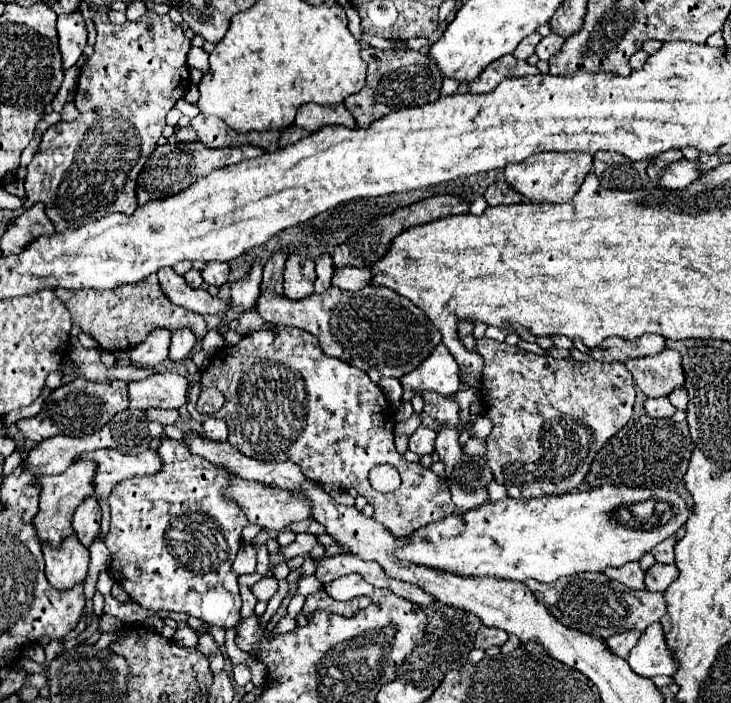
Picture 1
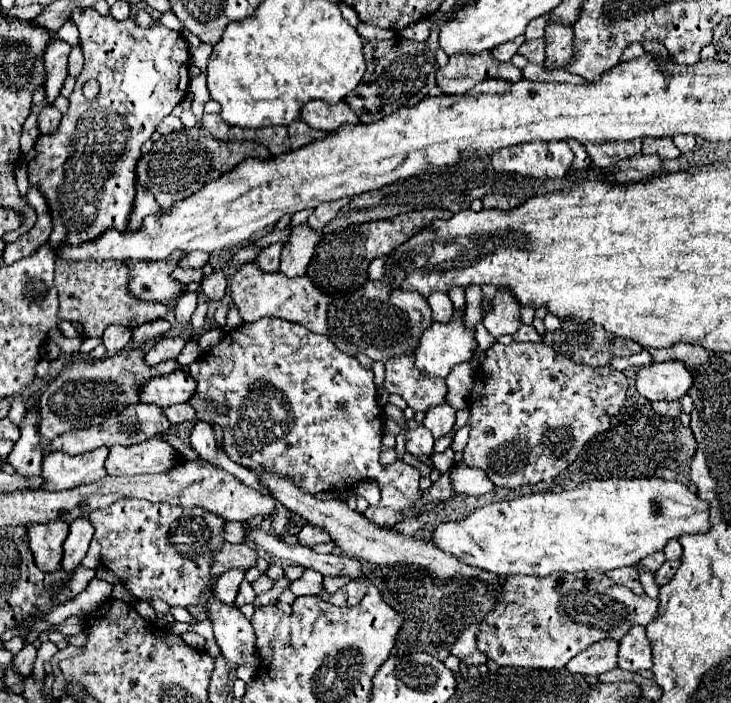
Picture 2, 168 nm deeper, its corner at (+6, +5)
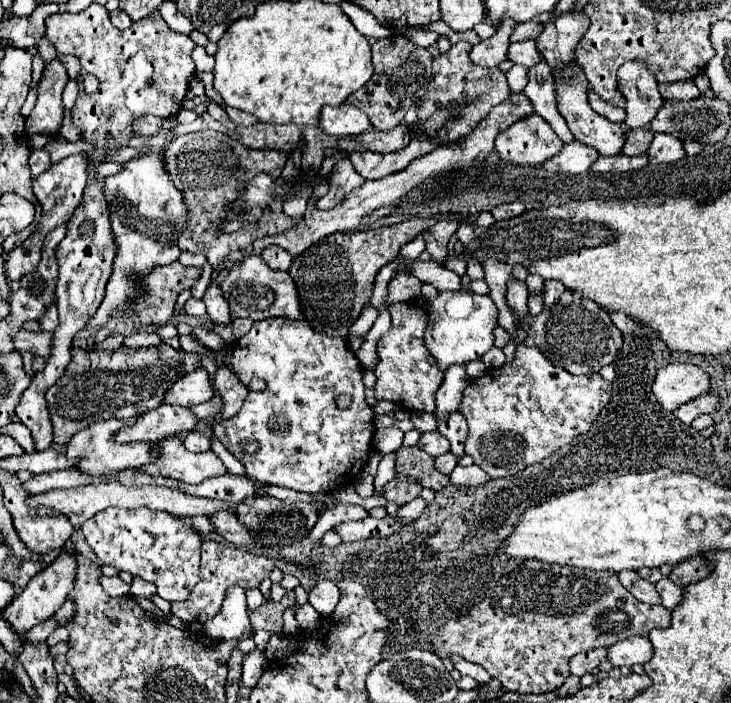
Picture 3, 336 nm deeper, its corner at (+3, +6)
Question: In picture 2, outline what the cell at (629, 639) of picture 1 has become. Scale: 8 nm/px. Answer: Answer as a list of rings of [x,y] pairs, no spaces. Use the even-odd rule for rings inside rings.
[[[602,639],[602,643],[590,645],[586,651],[578,653],[566,665],[568,671],[580,675],[602,675],[618,667],[618,641]]]

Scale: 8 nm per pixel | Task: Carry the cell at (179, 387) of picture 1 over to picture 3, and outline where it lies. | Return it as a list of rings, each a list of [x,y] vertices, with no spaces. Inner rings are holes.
[[[197,368],[183,378],[179,378],[165,394],[167,404],[179,404],[179,406],[195,406],[201,402],[207,402],[215,396],[211,378],[205,368]]]

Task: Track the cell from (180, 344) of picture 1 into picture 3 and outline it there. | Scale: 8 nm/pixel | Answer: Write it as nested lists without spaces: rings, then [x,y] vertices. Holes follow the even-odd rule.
[[[189,298],[185,302],[185,312],[189,316],[205,316],[205,304],[201,300],[197,300],[197,298]]]

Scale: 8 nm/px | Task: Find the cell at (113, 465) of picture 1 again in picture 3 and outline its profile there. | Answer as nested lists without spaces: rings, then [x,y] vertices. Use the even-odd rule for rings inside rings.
[[[167,438],[161,440],[161,458],[155,464],[147,464],[141,470],[149,472],[153,476],[167,476],[175,478],[187,484],[199,484],[207,478],[221,476],[227,472],[221,458],[213,452],[189,452],[179,438]]]

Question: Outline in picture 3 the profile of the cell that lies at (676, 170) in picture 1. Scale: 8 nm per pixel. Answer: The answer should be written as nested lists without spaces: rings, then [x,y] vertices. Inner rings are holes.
[[[601,156],[597,158],[597,162],[593,162],[591,170],[593,172],[631,172],[631,170],[639,170],[643,166],[647,166],[649,158],[643,156]]]

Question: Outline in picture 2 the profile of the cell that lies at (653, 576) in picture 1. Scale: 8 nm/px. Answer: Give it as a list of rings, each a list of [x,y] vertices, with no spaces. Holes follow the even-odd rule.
[[[666,561],[656,573],[654,573],[654,579],[656,579],[656,583],[662,587],[662,585],[666,585],[672,577],[674,577],[674,571],[680,567],[680,561]]]

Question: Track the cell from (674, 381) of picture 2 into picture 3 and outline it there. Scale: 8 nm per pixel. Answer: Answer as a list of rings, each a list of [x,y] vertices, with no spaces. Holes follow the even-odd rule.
[[[669,364],[657,370],[653,394],[661,406],[675,412],[679,406],[707,394],[711,390],[711,376],[695,364]]]

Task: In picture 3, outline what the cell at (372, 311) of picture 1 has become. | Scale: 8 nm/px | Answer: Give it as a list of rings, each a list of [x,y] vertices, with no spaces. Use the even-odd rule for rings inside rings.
[[[245,254],[225,276],[219,284],[229,310],[239,318],[251,318],[253,322],[265,318],[301,318],[301,306],[295,282],[287,272],[277,272],[265,266],[265,260],[259,254]]]

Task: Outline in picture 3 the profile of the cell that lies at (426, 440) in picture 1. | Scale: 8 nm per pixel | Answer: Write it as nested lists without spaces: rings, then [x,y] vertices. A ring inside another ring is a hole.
[[[425,432],[419,440],[419,448],[425,450],[429,456],[437,458],[441,454],[447,454],[449,452],[449,440],[445,436],[441,436],[439,432]]]

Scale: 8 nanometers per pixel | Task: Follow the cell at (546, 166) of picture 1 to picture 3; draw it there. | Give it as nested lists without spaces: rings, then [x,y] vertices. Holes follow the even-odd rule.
[[[535,112],[521,122],[505,128],[501,134],[497,134],[495,140],[495,150],[503,162],[525,166],[539,166],[559,154],[561,148],[563,142]]]

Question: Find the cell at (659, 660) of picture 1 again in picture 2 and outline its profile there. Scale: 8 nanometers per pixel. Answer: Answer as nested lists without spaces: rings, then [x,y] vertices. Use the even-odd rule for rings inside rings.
[[[632,627],[622,639],[620,639],[620,651],[618,651],[618,667],[628,671],[644,671],[652,669],[652,647],[646,639],[644,627]]]

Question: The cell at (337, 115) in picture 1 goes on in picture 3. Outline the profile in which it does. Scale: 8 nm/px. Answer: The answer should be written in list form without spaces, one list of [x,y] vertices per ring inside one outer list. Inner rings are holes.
[[[343,104],[339,108],[325,106],[321,112],[321,128],[331,136],[355,136],[365,132],[369,126],[371,122],[365,112],[351,104]]]

